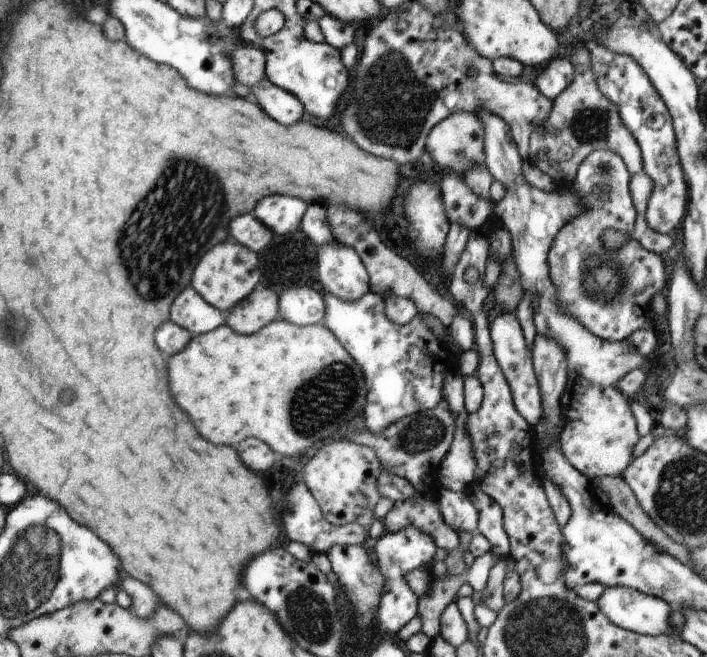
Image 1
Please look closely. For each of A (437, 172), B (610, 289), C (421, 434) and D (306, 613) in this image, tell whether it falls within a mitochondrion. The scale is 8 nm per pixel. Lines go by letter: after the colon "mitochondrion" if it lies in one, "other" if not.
A: other
B: mitochondrion
C: mitochondrion
D: mitochondrion

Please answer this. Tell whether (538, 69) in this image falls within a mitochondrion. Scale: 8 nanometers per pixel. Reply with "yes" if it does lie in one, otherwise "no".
no

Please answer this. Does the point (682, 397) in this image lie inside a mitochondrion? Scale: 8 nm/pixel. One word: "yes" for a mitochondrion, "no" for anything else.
no

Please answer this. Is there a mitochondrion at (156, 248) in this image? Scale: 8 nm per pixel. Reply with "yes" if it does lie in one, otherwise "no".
yes

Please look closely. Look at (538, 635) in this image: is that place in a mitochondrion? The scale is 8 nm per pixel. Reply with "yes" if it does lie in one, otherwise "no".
yes

